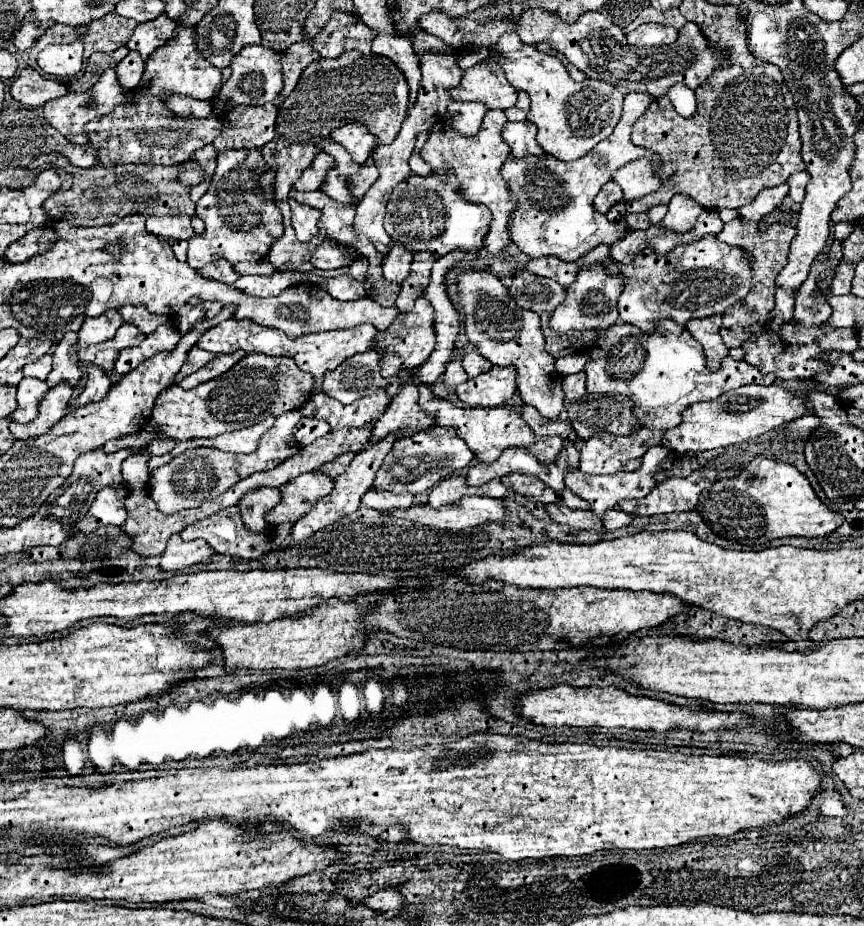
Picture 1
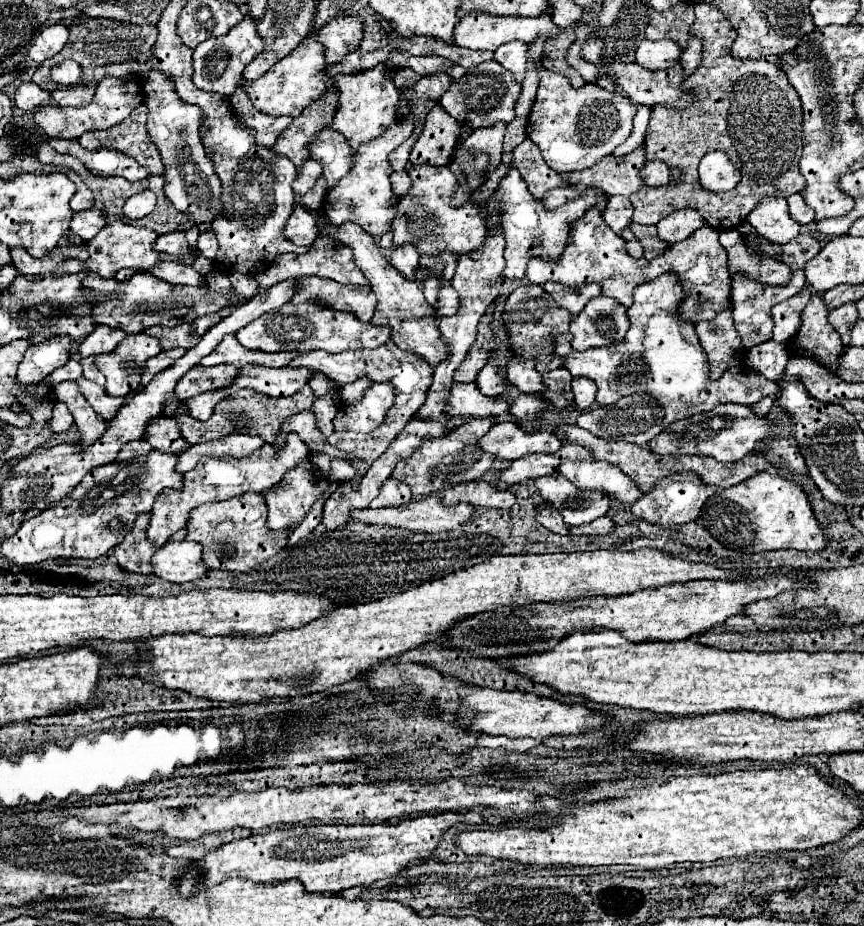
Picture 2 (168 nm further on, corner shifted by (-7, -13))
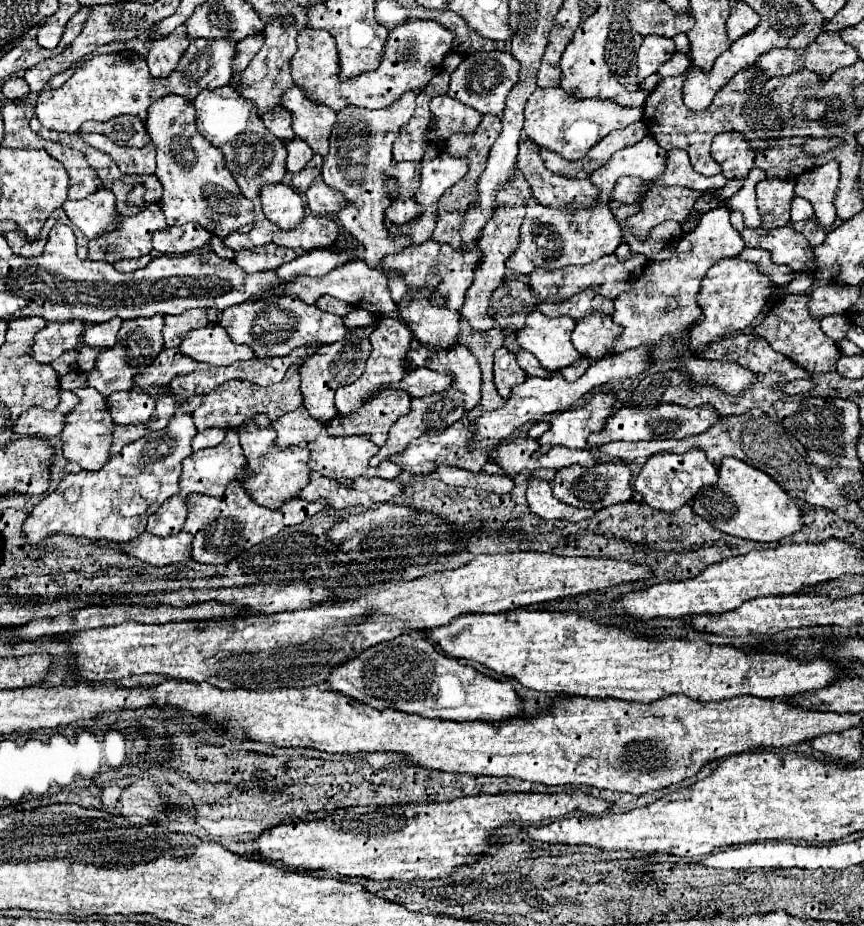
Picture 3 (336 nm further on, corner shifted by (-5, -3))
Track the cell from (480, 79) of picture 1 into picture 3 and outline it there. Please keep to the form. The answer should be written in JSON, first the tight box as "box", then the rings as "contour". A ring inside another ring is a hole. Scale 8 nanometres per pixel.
{"box":[448,52,520,116],"contour":[[[476,52],[466,56],[460,62],[460,66],[450,74],[448,96],[466,106],[472,106],[482,114],[502,116],[506,96],[514,88],[518,76],[520,76],[520,64],[510,52]]]}

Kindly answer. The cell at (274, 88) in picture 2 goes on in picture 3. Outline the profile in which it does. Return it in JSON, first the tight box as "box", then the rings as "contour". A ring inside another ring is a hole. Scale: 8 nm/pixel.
{"box":[292,18,454,112],"contour":[[[412,18],[406,24],[390,30],[388,40],[384,44],[384,56],[376,70],[354,76],[352,80],[340,80],[340,62],[336,52],[336,40],[328,30],[300,30],[298,52],[292,58],[292,76],[294,84],[310,92],[312,100],[330,106],[334,112],[342,110],[348,104],[362,108],[386,108],[394,104],[406,90],[424,88],[440,70],[444,56],[452,50],[454,36],[442,24],[432,20]]]}

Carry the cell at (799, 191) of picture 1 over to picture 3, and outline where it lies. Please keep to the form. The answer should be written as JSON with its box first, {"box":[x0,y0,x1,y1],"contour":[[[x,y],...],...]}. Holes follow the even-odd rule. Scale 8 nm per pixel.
{"box":[792,198,814,222],"contour":[[[798,198],[792,202],[792,222],[800,222],[800,220],[810,220],[814,216],[812,204],[804,198]]]}

